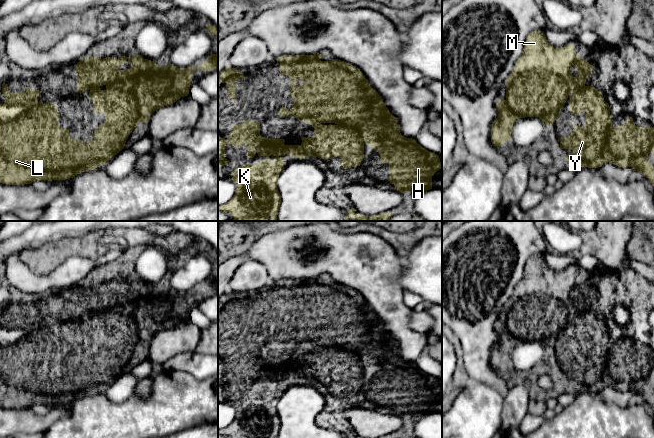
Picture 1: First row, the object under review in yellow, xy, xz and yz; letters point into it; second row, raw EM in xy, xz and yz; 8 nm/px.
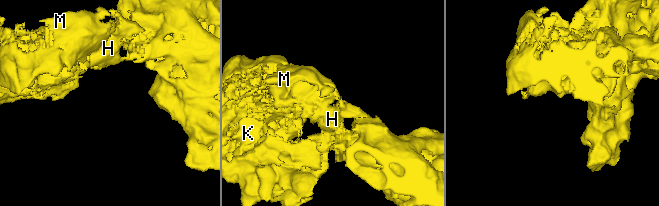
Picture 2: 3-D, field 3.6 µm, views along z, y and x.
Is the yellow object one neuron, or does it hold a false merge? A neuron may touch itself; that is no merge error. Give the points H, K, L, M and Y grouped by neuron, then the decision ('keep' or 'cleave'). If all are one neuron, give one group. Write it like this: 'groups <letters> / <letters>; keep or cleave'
groups H K L M Y; keep

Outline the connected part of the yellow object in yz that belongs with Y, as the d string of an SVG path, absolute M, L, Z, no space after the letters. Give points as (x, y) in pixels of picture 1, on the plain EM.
M533 255L530 257L525 265L524 268L524 275L516 285L511 298L508 300L507 304L505 305L505 309L507 310L506 314L506 323L500 322L497 327L497 334L499 336L498 341L494 344L492 351L491 351L491 366L494 370L502 370L506 365L509 365L511 362L511 355L515 345L518 342L525 342L525 341L539 341L544 350L554 349L555 344L560 340L560 334L564 332L565 326L569 323L570 324L570 337L573 339L578 339L579 337L585 335L586 336L586 348L584 351L580 351L576 349L574 346L572 349L575 351L569 361L561 361L560 362L560 372L561 373L572 373L573 376L568 378L565 382L569 387L572 387L576 390L580 391L588 391L588 392L599 392L604 387L612 387L616 390L626 392L632 391L634 395L641 396L654 410L654 391L651 387L647 385L647 381L649 377L654 377L654 351L637 351L634 346L633 342L627 342L626 346L622 350L613 351L611 348L611 338L610 338L610 331L607 326L604 325L604 321L602 317L593 311L593 309L586 310L586 303L592 297L593 289L588 286L588 283L580 282L574 275L574 269L572 267L568 267L562 272L554 272L551 270L542 255Z

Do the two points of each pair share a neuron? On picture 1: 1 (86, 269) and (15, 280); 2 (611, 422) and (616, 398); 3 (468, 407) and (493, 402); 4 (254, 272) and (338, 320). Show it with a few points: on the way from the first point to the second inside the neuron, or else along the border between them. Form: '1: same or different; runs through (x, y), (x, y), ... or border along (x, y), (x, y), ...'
1: same; runs through (68, 274), (52, 280), (33, 280)
2: different; border along (599, 391), (605, 401), (621, 406), (630, 403)
3: same; runs through (474, 407), (487, 403)
4: different; border along (271, 282), (249, 291)

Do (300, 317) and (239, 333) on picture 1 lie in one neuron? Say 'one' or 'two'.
one

